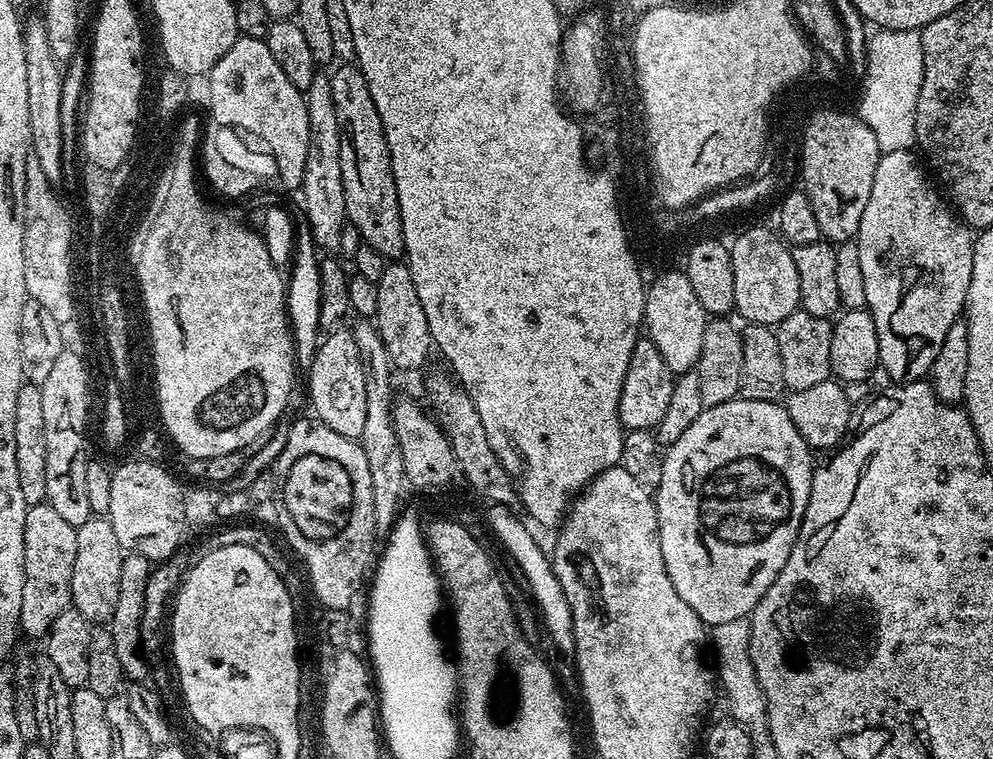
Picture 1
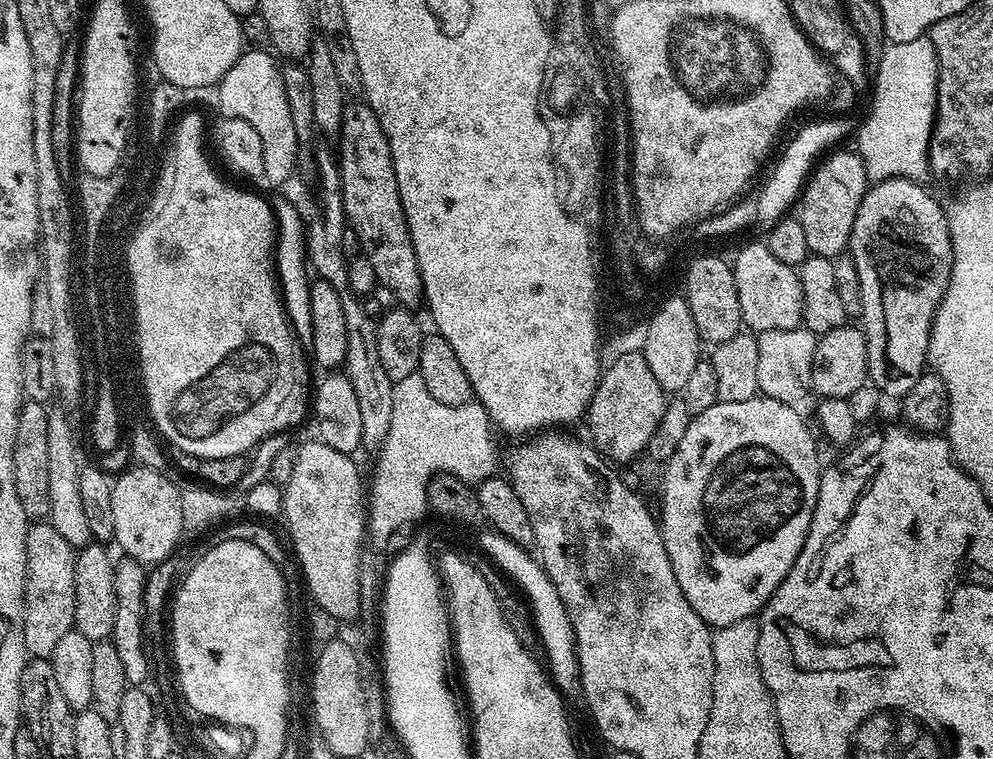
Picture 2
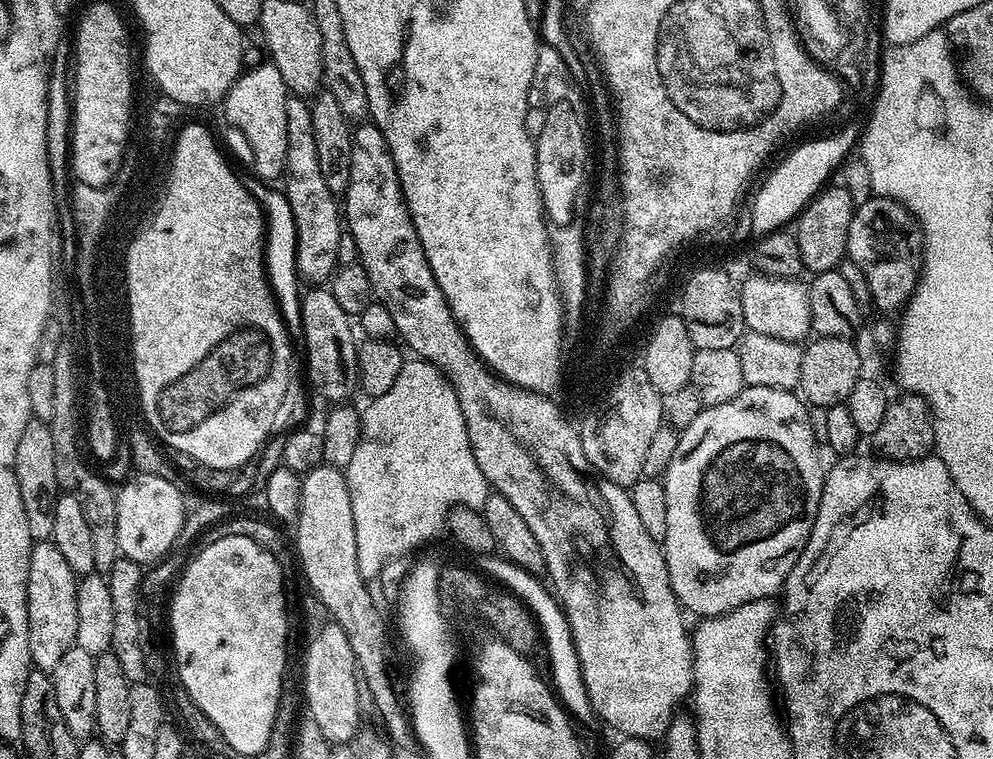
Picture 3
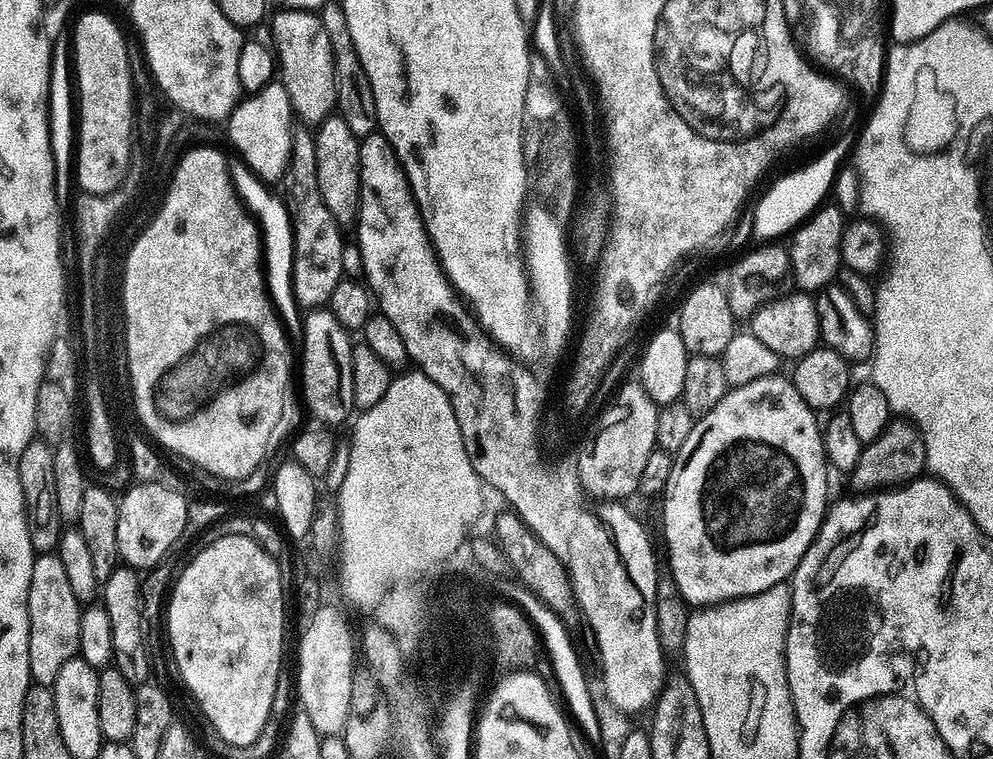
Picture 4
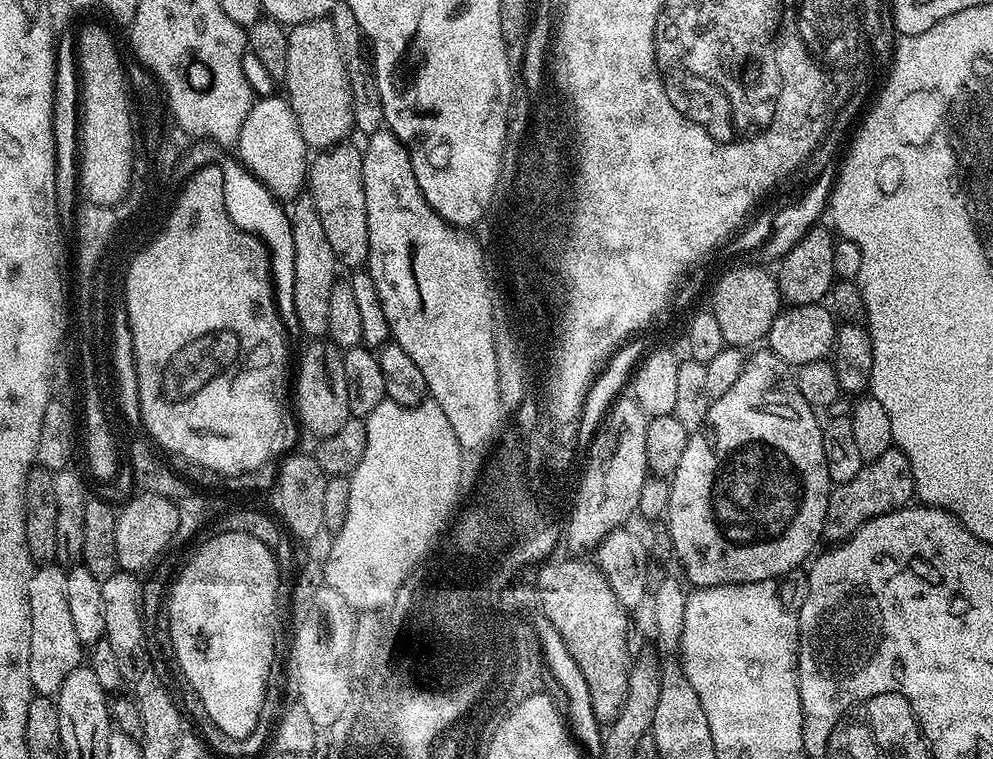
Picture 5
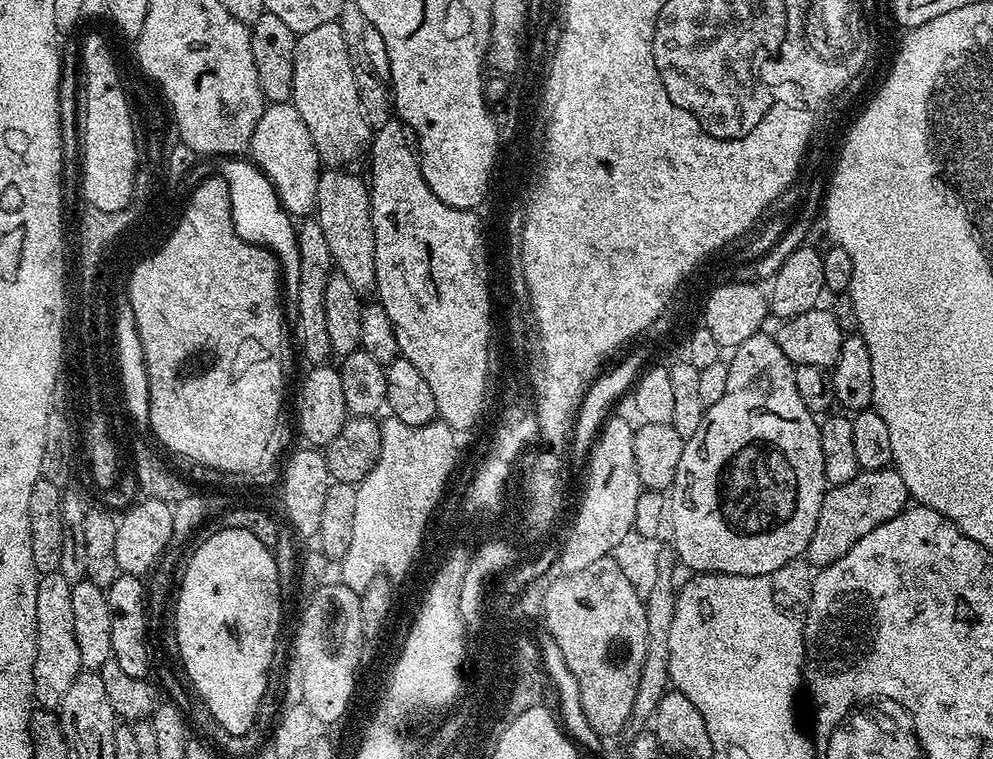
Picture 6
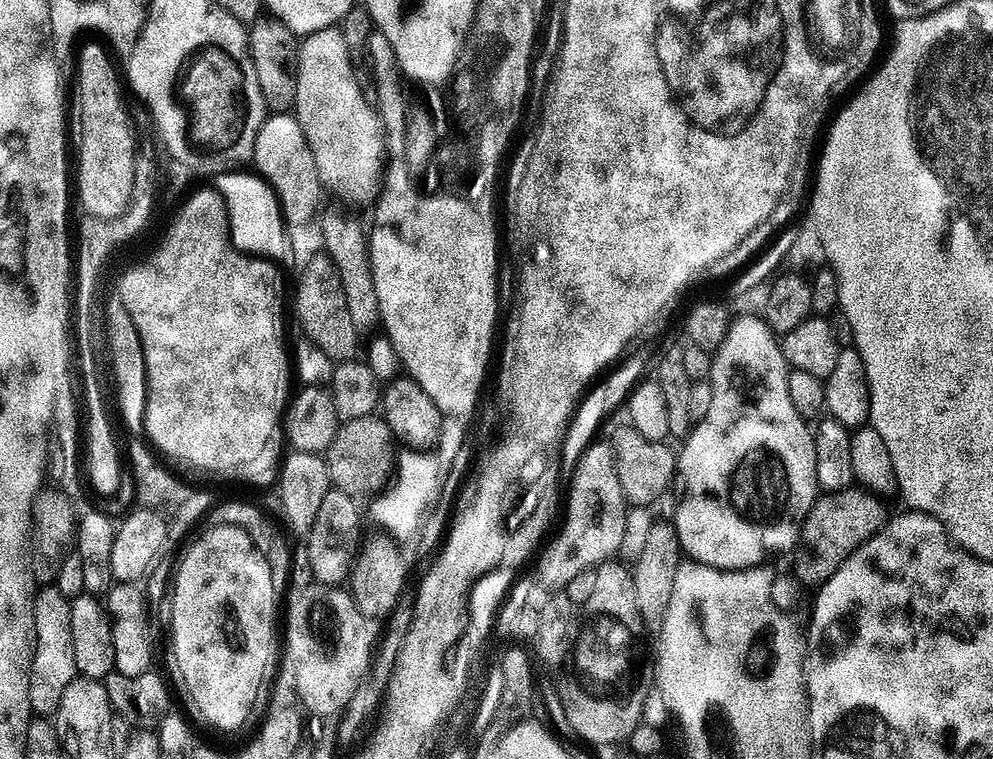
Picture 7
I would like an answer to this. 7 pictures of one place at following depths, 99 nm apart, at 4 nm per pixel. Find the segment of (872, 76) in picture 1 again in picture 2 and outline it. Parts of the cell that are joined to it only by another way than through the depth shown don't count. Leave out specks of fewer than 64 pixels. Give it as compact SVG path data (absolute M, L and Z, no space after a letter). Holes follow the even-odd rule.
M927 35L885 47L880 64L874 68L876 93L872 96L872 109L866 112L854 136L869 181L888 180L892 176L920 180L923 172L929 171L928 140L936 122L937 78L938 62Z

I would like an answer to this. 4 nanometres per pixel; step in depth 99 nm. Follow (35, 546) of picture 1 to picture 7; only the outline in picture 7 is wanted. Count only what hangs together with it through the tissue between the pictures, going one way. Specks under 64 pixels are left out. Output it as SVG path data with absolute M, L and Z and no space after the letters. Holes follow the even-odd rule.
M44 586L36 593L34 602L34 630L36 645L34 658L30 666L30 706L33 713L40 718L55 717L58 702L66 686L75 680L78 673L74 666L74 642L70 638L71 603L65 599L55 586Z

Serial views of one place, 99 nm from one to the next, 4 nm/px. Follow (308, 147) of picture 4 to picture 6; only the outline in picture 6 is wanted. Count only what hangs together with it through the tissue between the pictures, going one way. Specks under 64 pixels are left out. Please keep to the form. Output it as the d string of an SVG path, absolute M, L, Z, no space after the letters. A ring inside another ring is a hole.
M308 218L297 227L298 262L300 277L294 290L296 300L296 340L300 343L300 352L312 366L324 366L329 363L328 356L333 355L330 346L330 334L326 331L324 298L326 282L332 277L334 265L330 258L330 246L326 246L326 234L322 234L322 226L314 218Z

